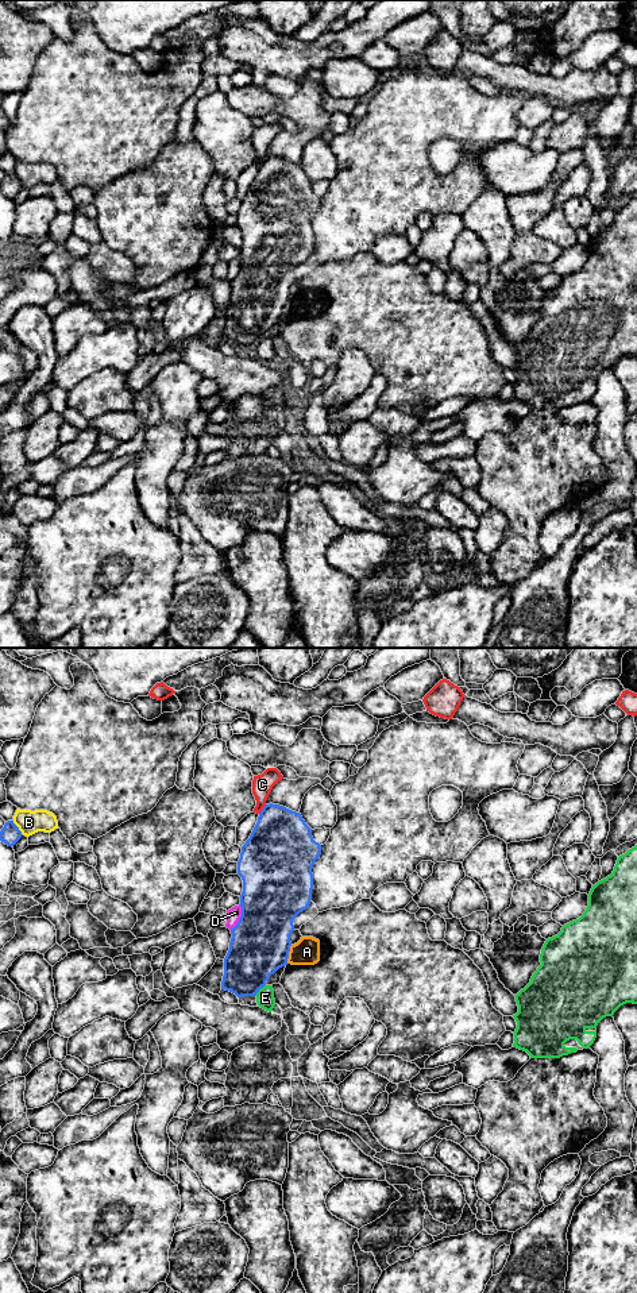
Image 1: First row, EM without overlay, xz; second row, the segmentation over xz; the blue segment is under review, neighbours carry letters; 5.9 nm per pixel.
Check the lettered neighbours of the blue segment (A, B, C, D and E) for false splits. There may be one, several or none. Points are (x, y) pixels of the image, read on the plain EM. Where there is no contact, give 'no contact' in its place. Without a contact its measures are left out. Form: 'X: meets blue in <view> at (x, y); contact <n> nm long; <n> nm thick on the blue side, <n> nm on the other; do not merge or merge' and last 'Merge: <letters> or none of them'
A: meets blue in xz at (288, 305); contact 110 nm long; 360 nm thick on the blue side, 160 nm on the other; do not merge
B: meets blue in xz at (18, 180); contact 110 nm long; 120 nm thick on the blue side, 140 nm on the other; do not merge
C: meets blue in xz at (262, 162); contact 80 nm long; 380 nm thick on the blue side, 130 nm on the other; do not merge
D: meets blue in xz at (240, 270); contact 170 nm long; 380 nm thick on the blue side, 80 nm on the other; do not merge
E: meets blue in xz at (259, 340); contact 90 nm long; 360 nm thick on the blue side, 110 nm on the other; do not merge
Merge: none of them

